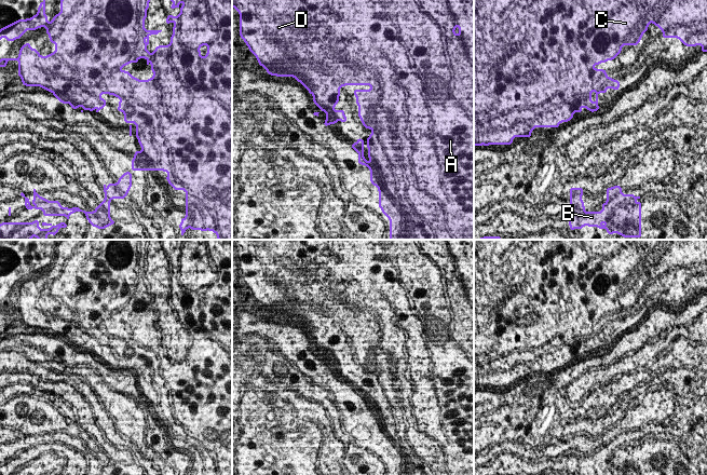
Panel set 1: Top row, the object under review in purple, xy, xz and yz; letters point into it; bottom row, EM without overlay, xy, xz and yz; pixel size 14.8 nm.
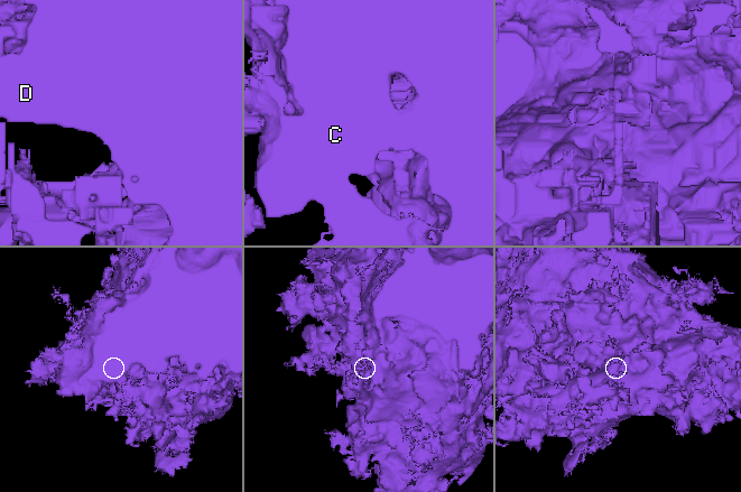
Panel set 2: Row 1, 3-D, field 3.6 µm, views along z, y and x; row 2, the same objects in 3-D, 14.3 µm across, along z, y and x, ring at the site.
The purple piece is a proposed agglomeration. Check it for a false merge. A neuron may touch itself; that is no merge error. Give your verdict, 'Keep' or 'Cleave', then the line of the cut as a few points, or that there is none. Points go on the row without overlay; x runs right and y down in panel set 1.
Keep. No split

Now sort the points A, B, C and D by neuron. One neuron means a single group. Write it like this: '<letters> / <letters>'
A B C D

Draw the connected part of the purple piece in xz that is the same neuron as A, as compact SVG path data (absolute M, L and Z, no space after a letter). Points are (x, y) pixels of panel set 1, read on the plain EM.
M232 240L232 248L240 255L240 279L247 286L249 293L258 301L270 317L294 318L300 324L310 336L313 337L313 344L326 354L324 368L336 366L337 364L348 364L344 352L335 352L339 344L339 330L344 327L371 327L370 331L354 331L356 347L358 348L358 358L365 370L370 370L372 375L367 380L368 405L364 399L364 381L358 380L352 385L352 391L358 395L358 406L370 411L370 424L378 430L379 449L390 461L390 475L474 475L474 240Z

